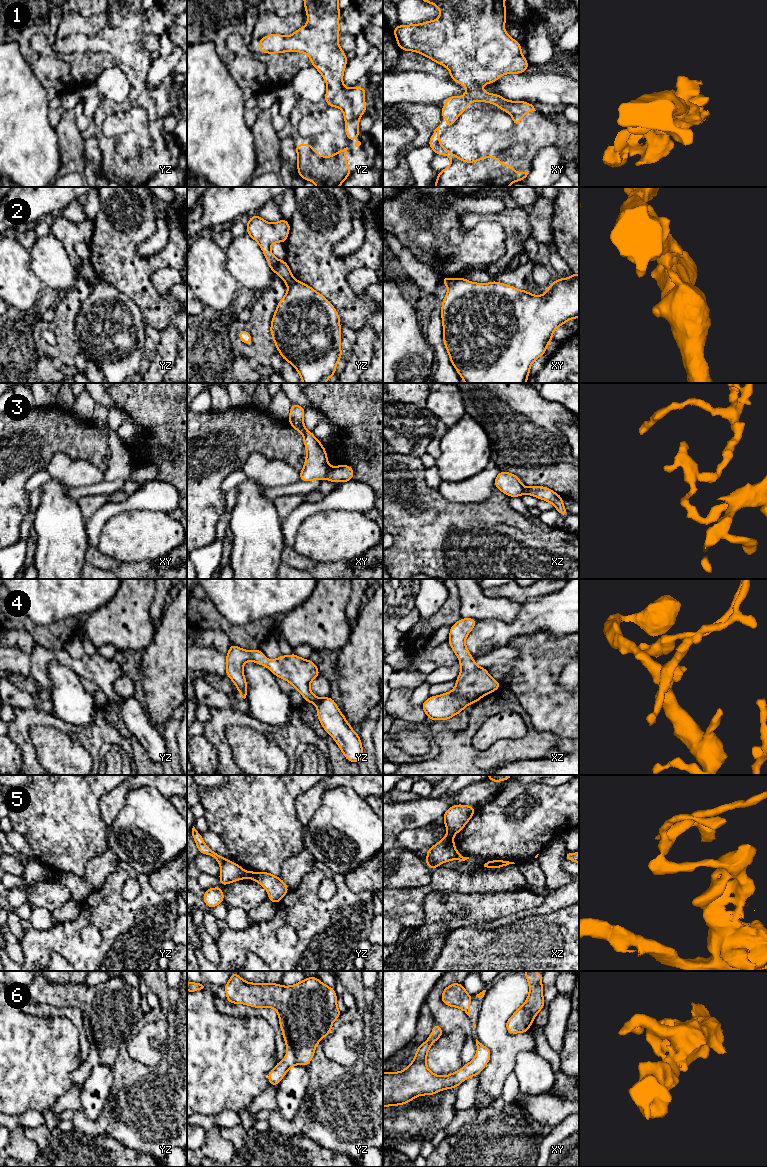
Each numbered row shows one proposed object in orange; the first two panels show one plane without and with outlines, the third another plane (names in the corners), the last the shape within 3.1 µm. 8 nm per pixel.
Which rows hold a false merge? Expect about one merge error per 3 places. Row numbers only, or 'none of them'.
2, 3, 5

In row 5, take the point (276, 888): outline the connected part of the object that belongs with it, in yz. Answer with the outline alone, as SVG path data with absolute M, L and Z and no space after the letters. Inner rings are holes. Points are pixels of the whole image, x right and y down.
M248 871L247 877L262 885L268 893L268 899L275 904L290 890L280 877L268 872Z

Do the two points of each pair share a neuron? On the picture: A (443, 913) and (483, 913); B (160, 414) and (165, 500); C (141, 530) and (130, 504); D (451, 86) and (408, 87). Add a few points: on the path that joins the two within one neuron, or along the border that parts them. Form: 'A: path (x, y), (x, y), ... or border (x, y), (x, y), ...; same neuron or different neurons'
A: path (453, 905), (473, 905); same neuron
B: border (157, 479), (170, 483), (176, 490); different neurons
C: border (155, 510), (124, 510), (110, 518); different neurons
D: path (440, 87), (419, 87); same neuron

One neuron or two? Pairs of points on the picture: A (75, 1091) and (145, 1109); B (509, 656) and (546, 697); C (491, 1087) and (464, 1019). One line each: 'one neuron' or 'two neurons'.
A: two neurons
B: two neurons
C: two neurons

